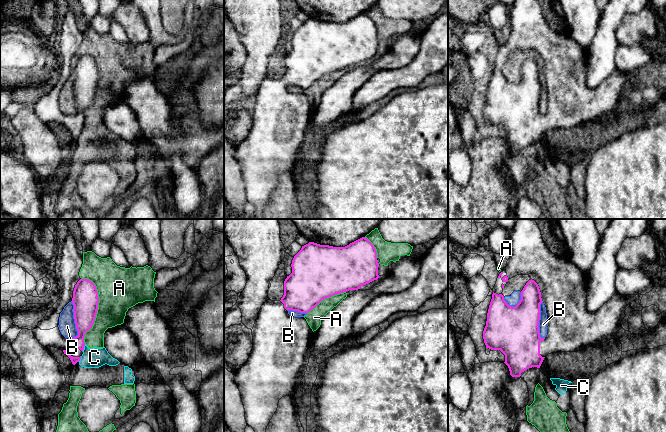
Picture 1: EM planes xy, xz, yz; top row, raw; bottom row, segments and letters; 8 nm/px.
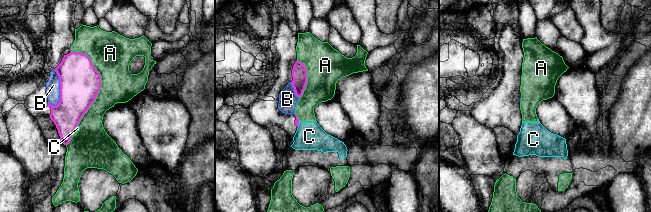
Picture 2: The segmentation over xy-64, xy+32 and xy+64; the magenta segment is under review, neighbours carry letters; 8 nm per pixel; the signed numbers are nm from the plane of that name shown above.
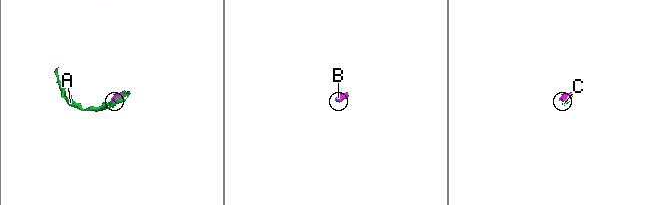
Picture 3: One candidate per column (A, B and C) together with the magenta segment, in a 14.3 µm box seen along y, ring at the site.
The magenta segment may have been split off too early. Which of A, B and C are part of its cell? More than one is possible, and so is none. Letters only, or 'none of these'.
none of these

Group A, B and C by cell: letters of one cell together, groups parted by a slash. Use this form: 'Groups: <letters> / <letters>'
Groups: A B C

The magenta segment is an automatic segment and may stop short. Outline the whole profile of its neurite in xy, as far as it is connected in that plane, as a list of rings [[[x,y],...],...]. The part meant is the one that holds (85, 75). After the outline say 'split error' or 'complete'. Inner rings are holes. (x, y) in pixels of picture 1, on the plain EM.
[[[68,8],[60,21],[56,34],[56,52],[60,75],[49,84],[46,92],[32,106],[39,119],[50,125],[55,123],[66,130],[73,141],[80,137],[83,130],[85,109],[95,97],[98,86],[98,68],[95,60],[79,52],[83,40],[83,27],[77,24],[76,16]],[[72,78],[78,111],[65,114],[59,106],[59,93],[64,83]]] | split error

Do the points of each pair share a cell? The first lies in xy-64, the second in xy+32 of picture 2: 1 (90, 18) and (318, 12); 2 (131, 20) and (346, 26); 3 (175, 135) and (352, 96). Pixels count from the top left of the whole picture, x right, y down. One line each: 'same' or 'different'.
1: different
2: same
3: same

